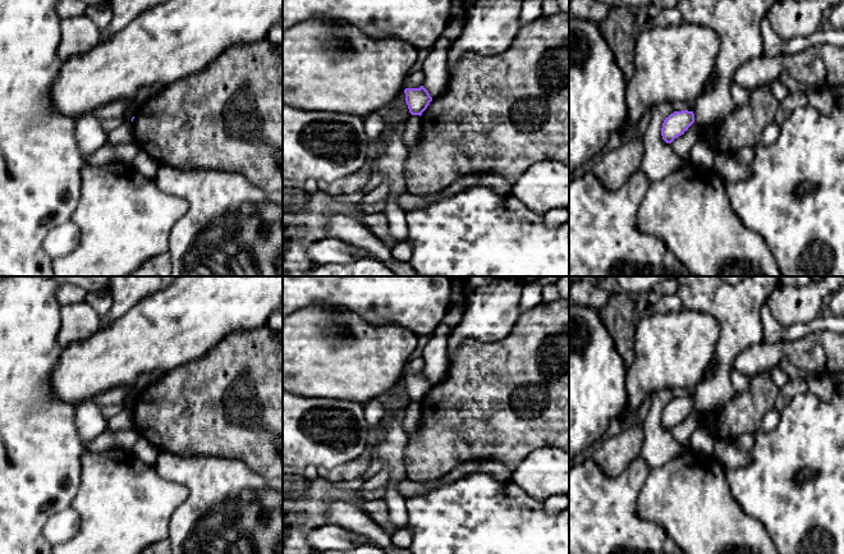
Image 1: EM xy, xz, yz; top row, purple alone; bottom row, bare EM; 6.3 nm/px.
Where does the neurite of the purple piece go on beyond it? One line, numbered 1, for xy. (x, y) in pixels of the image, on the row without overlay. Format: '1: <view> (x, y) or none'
1: none

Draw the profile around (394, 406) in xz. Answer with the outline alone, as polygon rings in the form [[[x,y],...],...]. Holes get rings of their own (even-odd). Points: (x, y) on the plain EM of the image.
[[[407,390],[399,395],[385,397],[382,399],[385,418],[376,427],[371,427],[366,452],[361,457],[334,468],[318,468],[317,476],[336,484],[361,479],[371,462],[372,449],[377,448],[385,438],[387,421],[402,416],[409,402],[410,399]]]

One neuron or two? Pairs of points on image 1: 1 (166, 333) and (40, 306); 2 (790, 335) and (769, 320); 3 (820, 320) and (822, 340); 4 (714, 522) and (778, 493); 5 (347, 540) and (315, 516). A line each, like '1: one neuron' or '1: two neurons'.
1: two neurons
2: one neuron
3: two neurons
4: two neurons
5: two neurons

